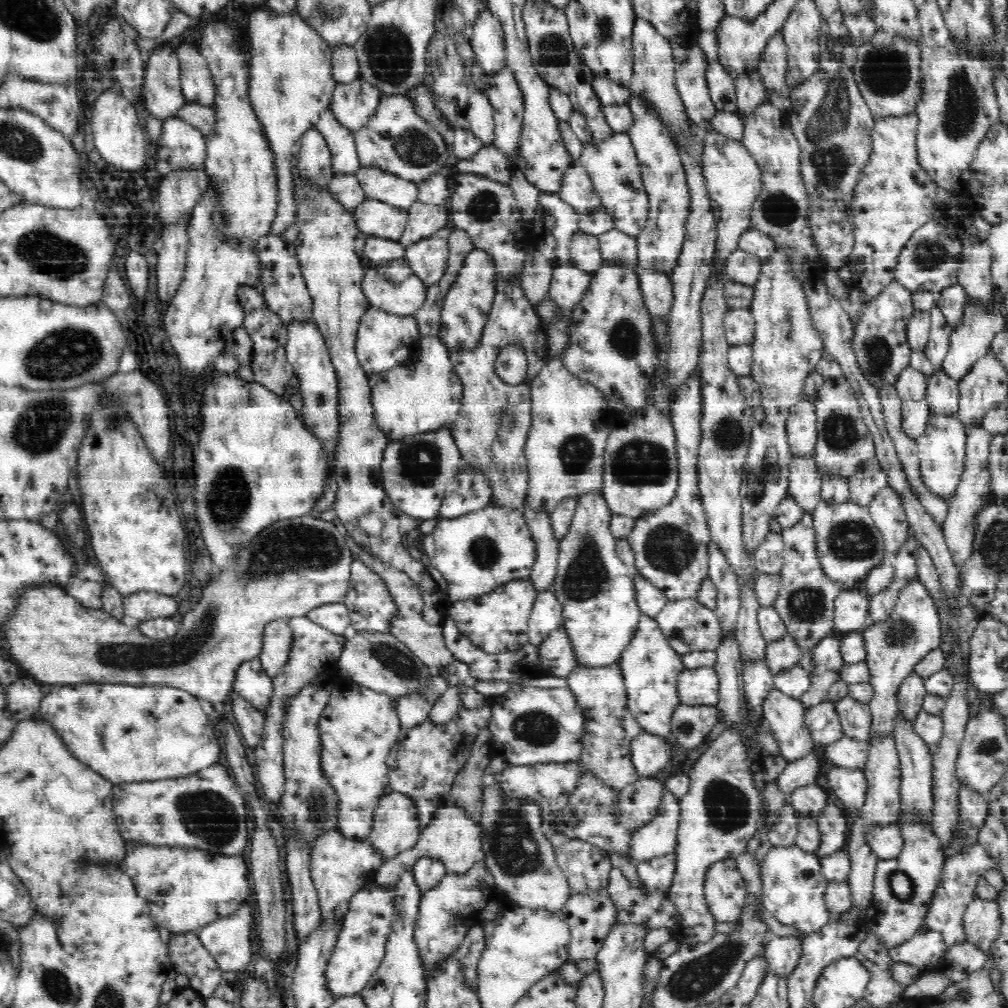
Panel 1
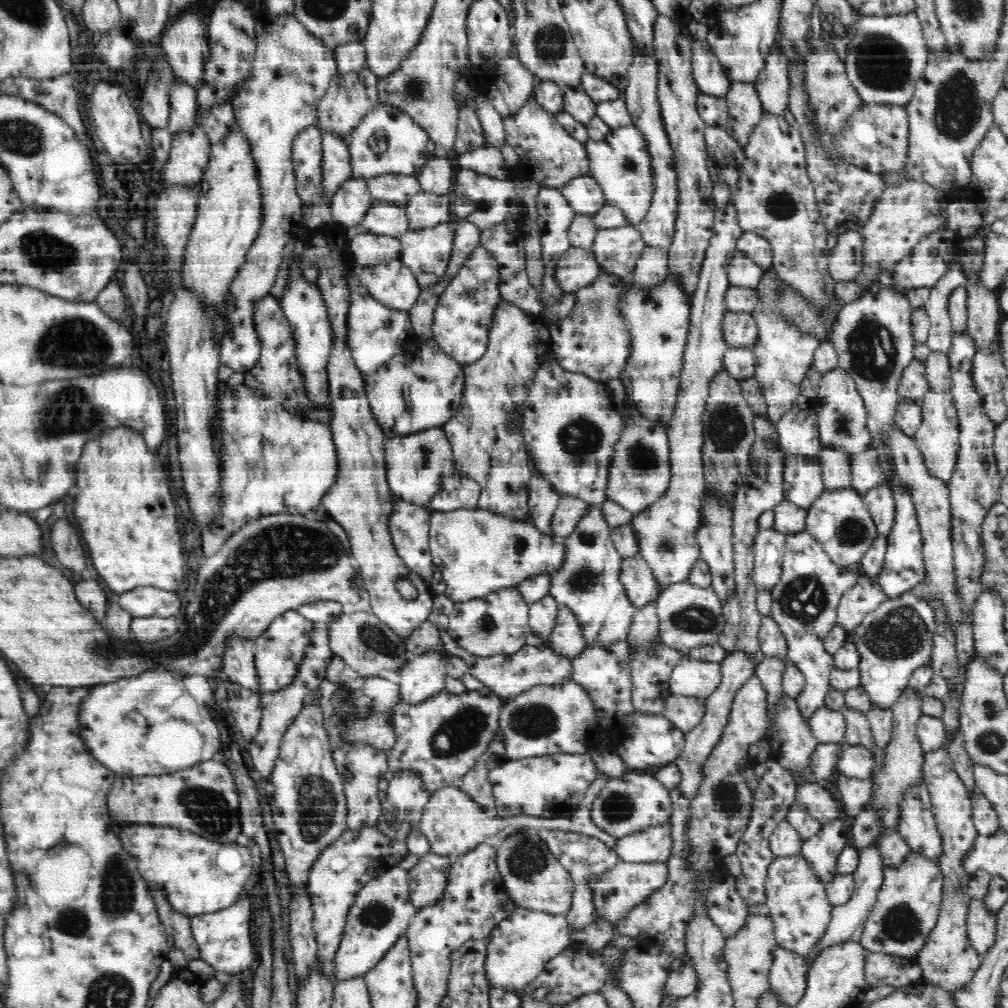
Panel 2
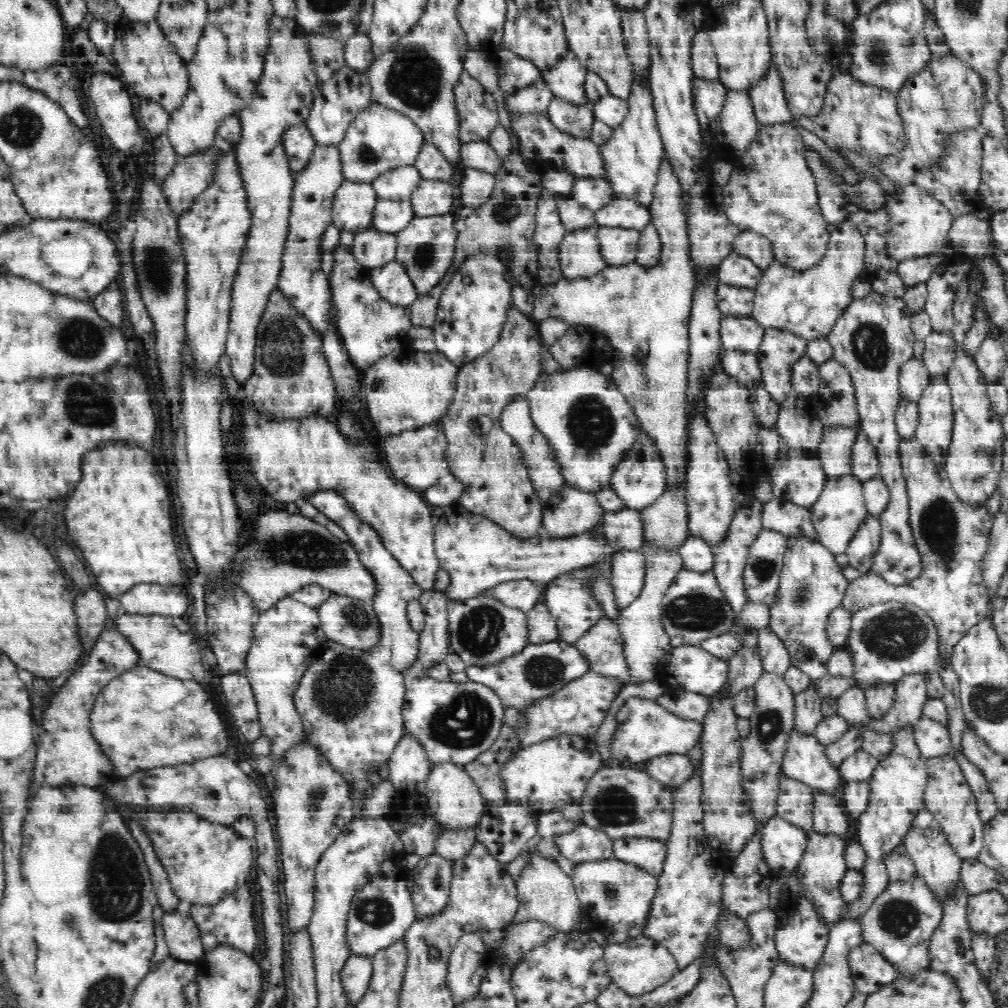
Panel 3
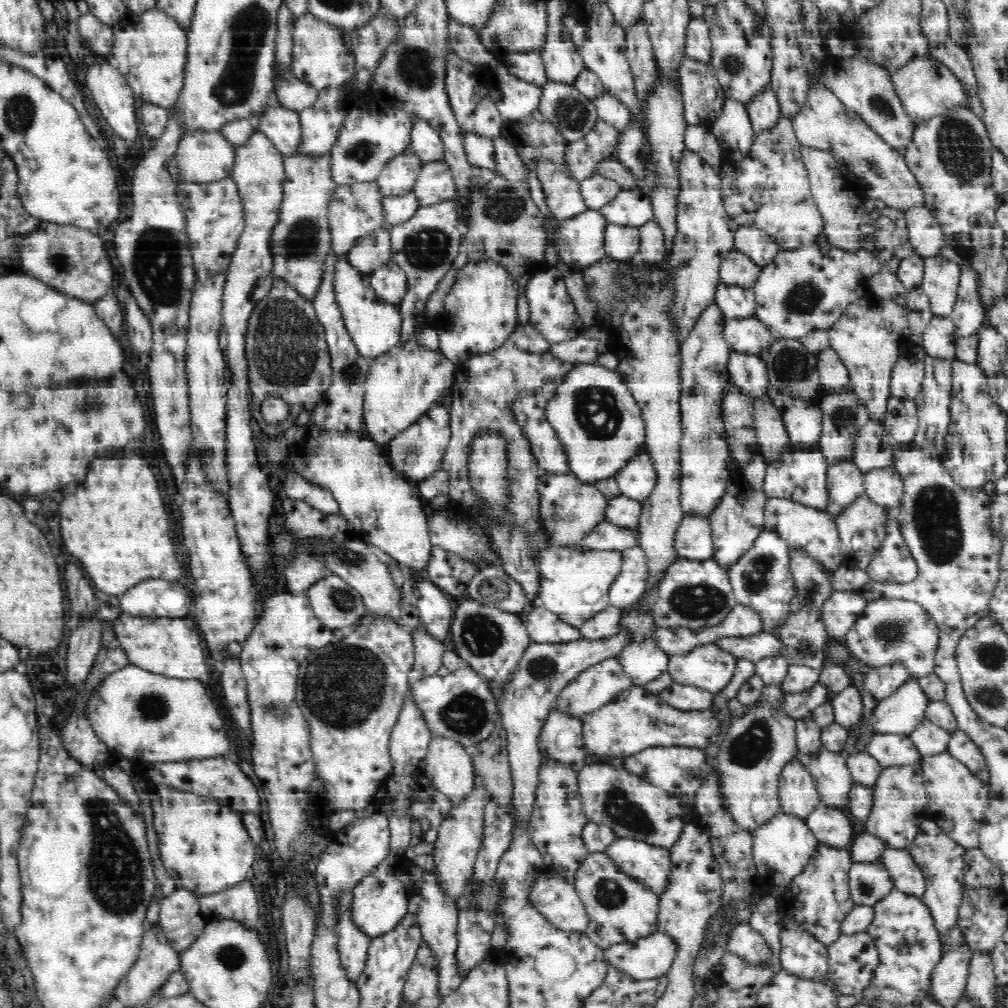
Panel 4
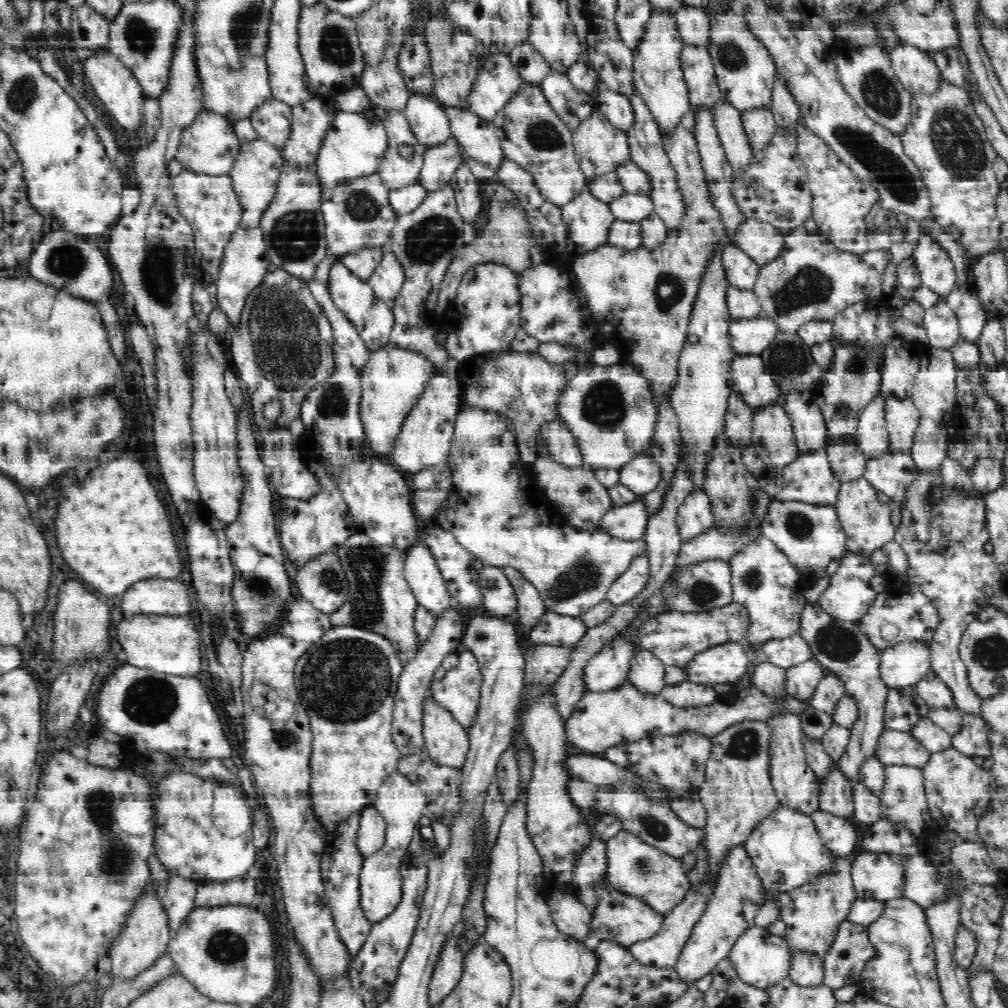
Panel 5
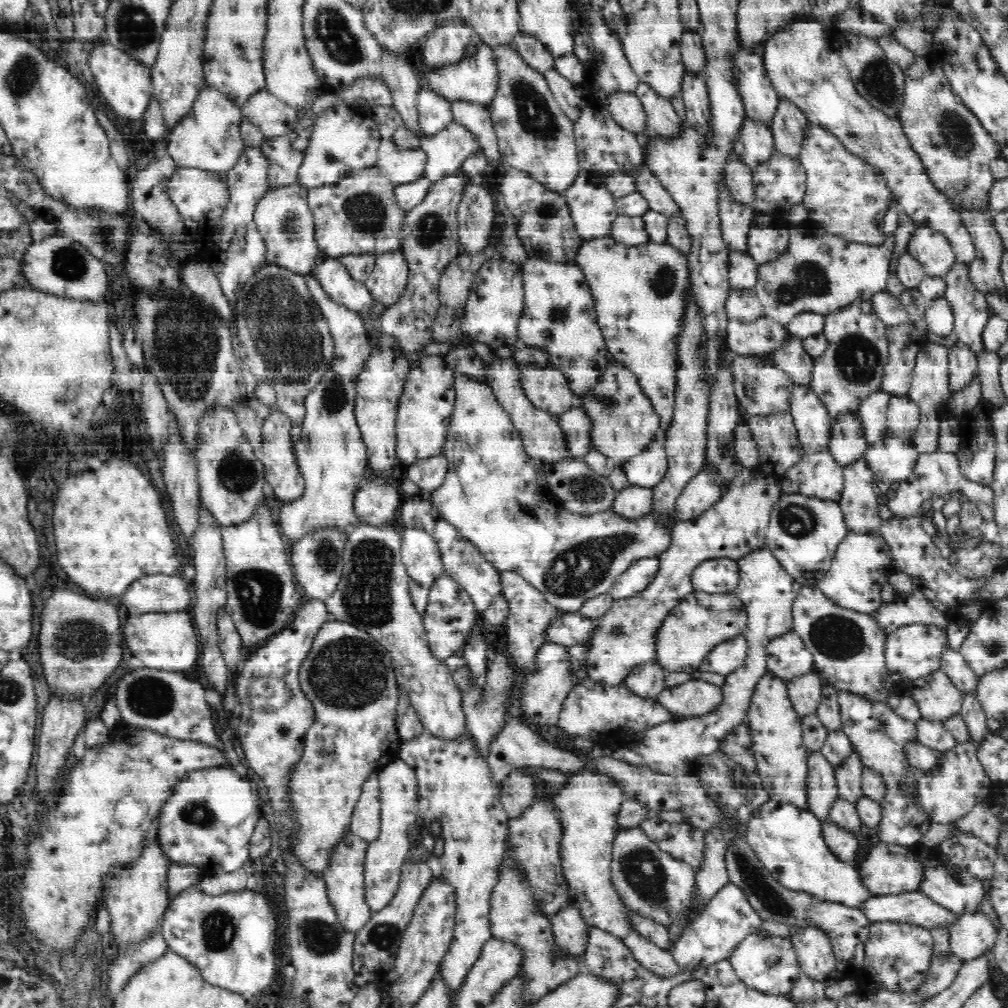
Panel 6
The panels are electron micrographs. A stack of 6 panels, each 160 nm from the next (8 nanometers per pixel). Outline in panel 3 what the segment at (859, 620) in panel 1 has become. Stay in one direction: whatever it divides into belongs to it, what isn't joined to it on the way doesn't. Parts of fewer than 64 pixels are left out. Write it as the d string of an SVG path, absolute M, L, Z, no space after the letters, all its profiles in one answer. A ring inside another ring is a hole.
M901 439L899 455L902 472L906 479L906 489L909 500L909 525L911 528L914 545L918 549L923 564L922 572L906 585L888 586L884 579L873 572L863 573L861 577L849 582L847 591L841 605L854 614L856 611L868 608L878 603L896 601L902 604L914 603L934 621L939 636L939 658L951 662L956 643L981 620L990 613L990 597L988 587L982 578L982 558L988 552L991 528L994 519L989 518L985 503L978 503L975 507L962 500L951 488L947 472L942 466L932 462L922 451L921 444L915 439Z

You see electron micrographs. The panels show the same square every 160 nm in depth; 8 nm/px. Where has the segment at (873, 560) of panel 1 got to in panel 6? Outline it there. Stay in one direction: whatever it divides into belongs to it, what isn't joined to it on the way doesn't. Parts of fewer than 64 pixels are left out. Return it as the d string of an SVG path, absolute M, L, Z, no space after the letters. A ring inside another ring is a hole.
M858 411L842 414L838 420L834 420L828 450L842 468L864 458L863 454L869 446L864 438L864 429Z

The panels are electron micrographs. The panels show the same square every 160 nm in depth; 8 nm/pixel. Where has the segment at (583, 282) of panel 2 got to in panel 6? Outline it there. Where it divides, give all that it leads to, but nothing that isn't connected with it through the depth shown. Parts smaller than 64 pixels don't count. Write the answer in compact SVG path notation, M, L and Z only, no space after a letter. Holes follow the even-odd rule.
M581 171L575 182L562 192L568 202L573 224L577 235L582 241L603 239L611 234L614 220L619 216L615 205L614 195L609 194L604 186L605 175L594 172Z

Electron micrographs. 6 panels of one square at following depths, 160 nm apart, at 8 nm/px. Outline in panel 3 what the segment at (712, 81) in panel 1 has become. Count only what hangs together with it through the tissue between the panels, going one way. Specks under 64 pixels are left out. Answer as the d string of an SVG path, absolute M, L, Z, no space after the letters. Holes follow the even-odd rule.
M697 29L691 44L691 65L694 76L700 79L718 81L719 64L707 29Z

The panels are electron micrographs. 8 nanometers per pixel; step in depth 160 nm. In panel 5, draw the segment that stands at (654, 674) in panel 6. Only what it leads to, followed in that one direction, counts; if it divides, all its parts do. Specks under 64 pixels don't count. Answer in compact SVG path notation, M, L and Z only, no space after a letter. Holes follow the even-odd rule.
M642 648L633 654L627 682L644 693L659 695L665 688L665 668L663 661L655 653Z

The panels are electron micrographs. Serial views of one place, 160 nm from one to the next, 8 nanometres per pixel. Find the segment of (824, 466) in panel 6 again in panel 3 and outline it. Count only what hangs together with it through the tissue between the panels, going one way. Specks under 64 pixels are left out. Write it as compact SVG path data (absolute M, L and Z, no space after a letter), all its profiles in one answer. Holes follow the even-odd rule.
M793 452L784 460L776 459L766 473L774 499L784 499L807 509L816 504L828 479L818 456L800 452Z

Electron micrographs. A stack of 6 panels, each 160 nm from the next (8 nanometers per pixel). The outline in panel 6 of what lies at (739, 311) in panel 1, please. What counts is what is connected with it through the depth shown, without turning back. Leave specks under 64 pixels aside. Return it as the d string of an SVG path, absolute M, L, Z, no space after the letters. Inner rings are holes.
M770 317L748 322L729 319L727 347L732 354L739 356L768 357L787 342L789 335L786 326Z

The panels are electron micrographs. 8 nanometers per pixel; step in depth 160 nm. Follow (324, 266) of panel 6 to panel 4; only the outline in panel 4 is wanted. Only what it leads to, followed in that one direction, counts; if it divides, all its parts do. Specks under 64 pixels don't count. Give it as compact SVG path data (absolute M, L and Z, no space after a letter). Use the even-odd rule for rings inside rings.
M346 253L338 256L335 267L335 297L349 336L360 355L375 359L402 344L403 315L395 303L382 300L371 287L368 273L362 273L348 260Z

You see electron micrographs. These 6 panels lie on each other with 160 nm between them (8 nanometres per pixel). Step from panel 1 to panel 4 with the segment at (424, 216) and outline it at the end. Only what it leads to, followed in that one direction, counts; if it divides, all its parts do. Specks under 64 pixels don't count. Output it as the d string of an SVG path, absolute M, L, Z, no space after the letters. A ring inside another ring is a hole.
M442 160L442 162L424 164L413 191L416 193L418 204L426 208L458 199L455 188L452 171L449 170L448 163Z

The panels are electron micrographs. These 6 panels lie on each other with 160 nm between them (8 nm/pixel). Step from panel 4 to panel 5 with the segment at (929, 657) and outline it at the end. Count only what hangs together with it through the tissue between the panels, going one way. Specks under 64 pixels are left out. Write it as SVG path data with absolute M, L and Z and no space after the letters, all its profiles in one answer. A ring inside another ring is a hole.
M910 588L908 592L889 594L887 591L877 594L868 612L858 621L857 630L868 638L872 646L876 647L877 652L887 650L888 647L898 646L902 642L921 642L924 646L930 646L934 638L936 629L940 624L940 615L937 614L936 607L924 593ZM886 624L894 624L898 628L898 634L894 638L884 638L882 628Z

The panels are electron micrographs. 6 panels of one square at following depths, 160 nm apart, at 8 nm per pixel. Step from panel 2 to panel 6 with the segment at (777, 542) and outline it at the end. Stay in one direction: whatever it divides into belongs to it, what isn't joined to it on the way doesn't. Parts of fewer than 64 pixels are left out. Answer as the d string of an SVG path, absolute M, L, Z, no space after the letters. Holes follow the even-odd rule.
M766 546L737 559L737 572L740 575L740 580L737 581L737 587L733 594L744 603L745 614L747 615L747 627L743 635L748 641L748 656L742 667L725 676L726 680L724 680L724 685L721 687L723 693L721 705L713 713L702 717L686 718L680 723L664 723L660 724L659 727L642 730L635 729L632 732L628 732L623 735L620 743L614 745L614 748L604 750L606 757L614 758L633 766L647 766L650 770L661 775L695 775L704 766L707 757L718 751L722 740L747 721L747 713L756 686L761 677L767 672L767 644L777 636L793 630L792 605L799 596L801 585L796 578L783 569L783 565L779 563L771 549Z

